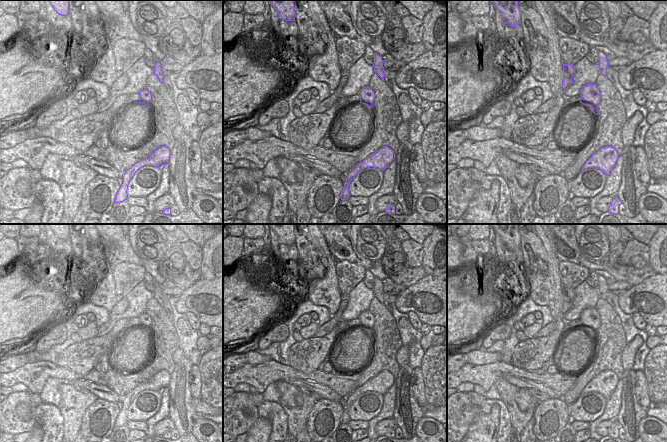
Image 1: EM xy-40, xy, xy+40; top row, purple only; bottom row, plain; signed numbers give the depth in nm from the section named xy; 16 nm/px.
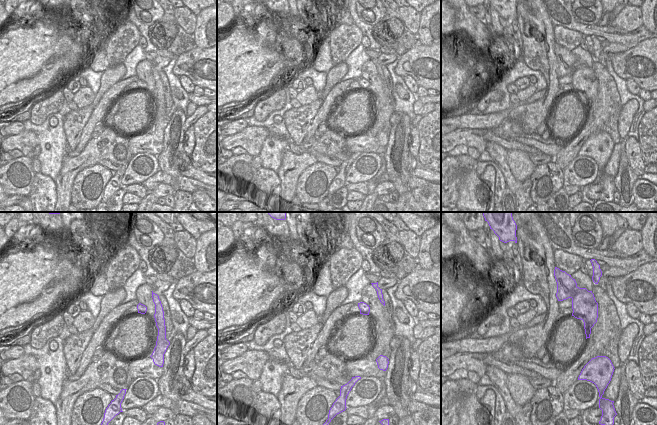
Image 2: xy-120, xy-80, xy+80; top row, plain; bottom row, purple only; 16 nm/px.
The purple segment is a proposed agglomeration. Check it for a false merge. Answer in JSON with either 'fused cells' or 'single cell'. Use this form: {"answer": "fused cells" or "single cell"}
{"answer": "single cell"}

